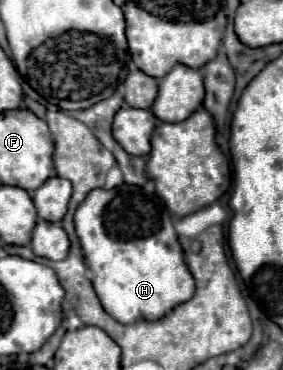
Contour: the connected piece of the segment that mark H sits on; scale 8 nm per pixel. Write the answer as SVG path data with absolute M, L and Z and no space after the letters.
M120 185L118 189L94 189L78 205L74 213L74 227L86 265L90 267L90 277L94 291L104 307L104 311L120 323L132 323L140 317L156 319L170 313L176 305L188 301L194 293L192 275L184 263L184 253L178 243L170 213L166 205L156 195L146 195L142 187Z

